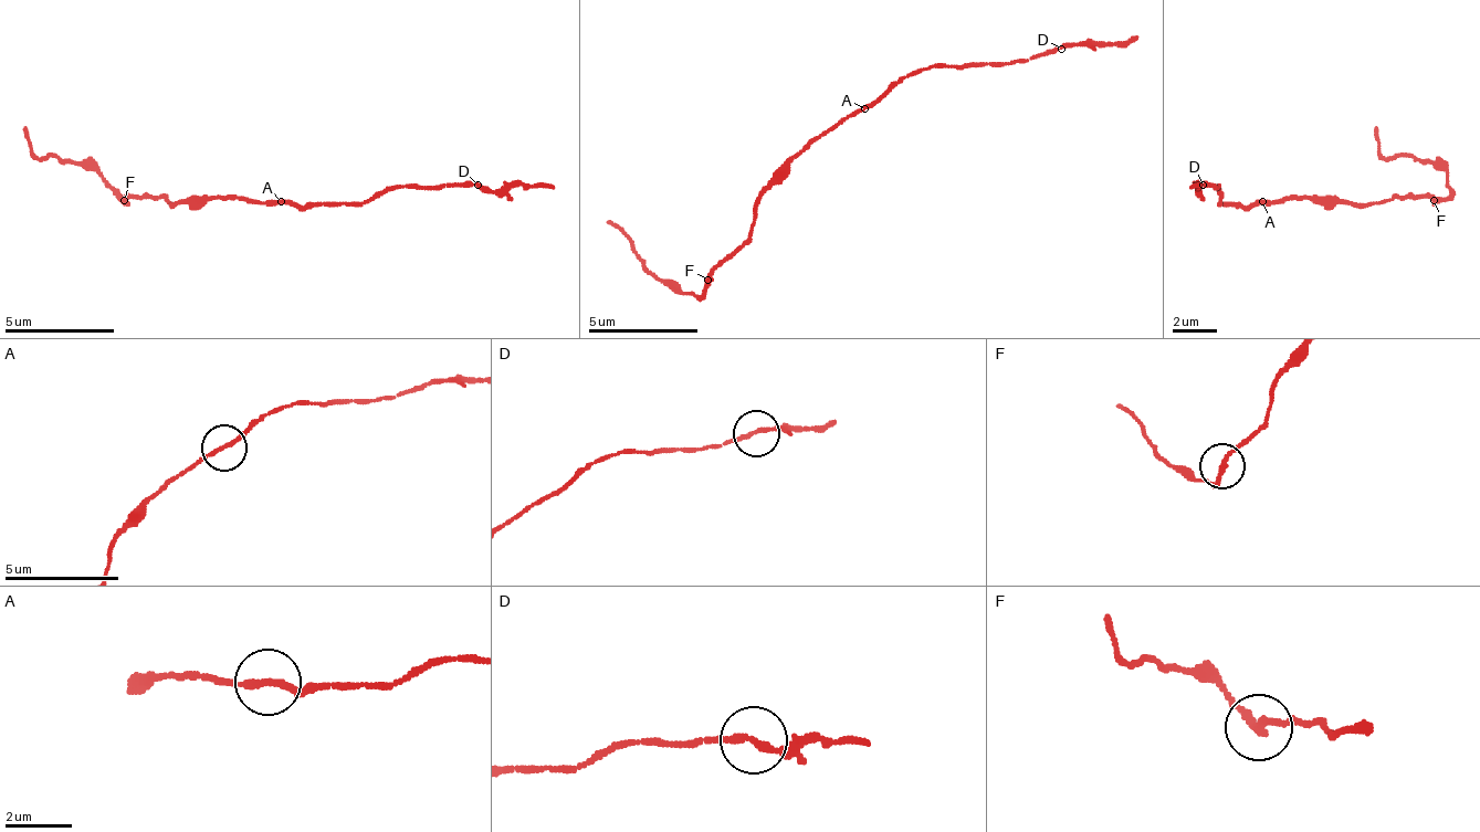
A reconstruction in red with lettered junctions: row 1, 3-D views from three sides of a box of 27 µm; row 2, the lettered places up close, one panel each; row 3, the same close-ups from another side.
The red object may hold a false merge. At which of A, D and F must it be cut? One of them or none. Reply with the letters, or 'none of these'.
none of these

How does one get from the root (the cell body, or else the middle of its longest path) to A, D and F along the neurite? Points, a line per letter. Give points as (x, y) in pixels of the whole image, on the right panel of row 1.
A: (1290, 201), (1262, 201)
D: (1290, 201), (1257, 201), (1251, 207), (1229, 207), (1218, 201), (1218, 185), (1203, 185)
F: (1290, 201), (1295, 196), (1339, 196), (1344, 201), (1388, 201), (1394, 196), (1427, 196), (1431, 201)

